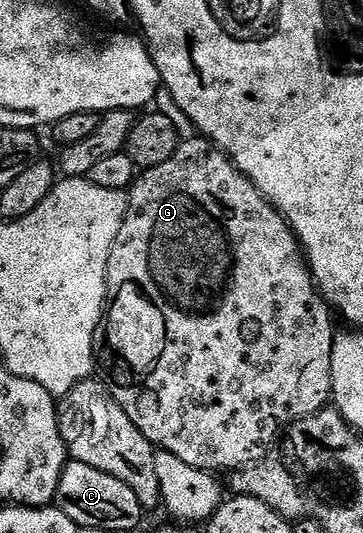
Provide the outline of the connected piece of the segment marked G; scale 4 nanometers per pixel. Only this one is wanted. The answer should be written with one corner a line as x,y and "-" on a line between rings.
201,136
185,139
179,145
176,156
172,156
172,160
164,160
164,164
160,164
151,170
142,170
138,177
135,178
133,186
128,191
126,215
122,221
122,227
116,236
116,244
112,244
108,256
106,292
108,295
108,309
104,314
104,338
106,334
107,344
130,365
130,370
114,370
111,372
110,378
108,377
110,394
118,401
120,408
124,408
124,412
128,412
128,420
132,420
132,424
136,424
136,428
140,428
140,432
144,432
144,436
154,447
158,450
172,452
172,456
180,456
180,460
184,460
184,464
205,472
219,472
218,470
233,472
242,469
243,466
255,465
271,453
272,447
279,441
280,435
289,427
291,422
297,422
299,418
307,418
316,412
327,409
332,398
332,348
334,347
334,335
336,333
334,322
330,319
332,307
323,298
322,291
318,289
318,283
314,281
314,275
310,272
310,264
306,260
306,254
303,252
302,245
298,242
298,237
294,234
289,222
270,203
270,199
258,191
256,184
252,184
252,180
248,180
248,176
240,173
233,160
223,150
218,149
210,139

